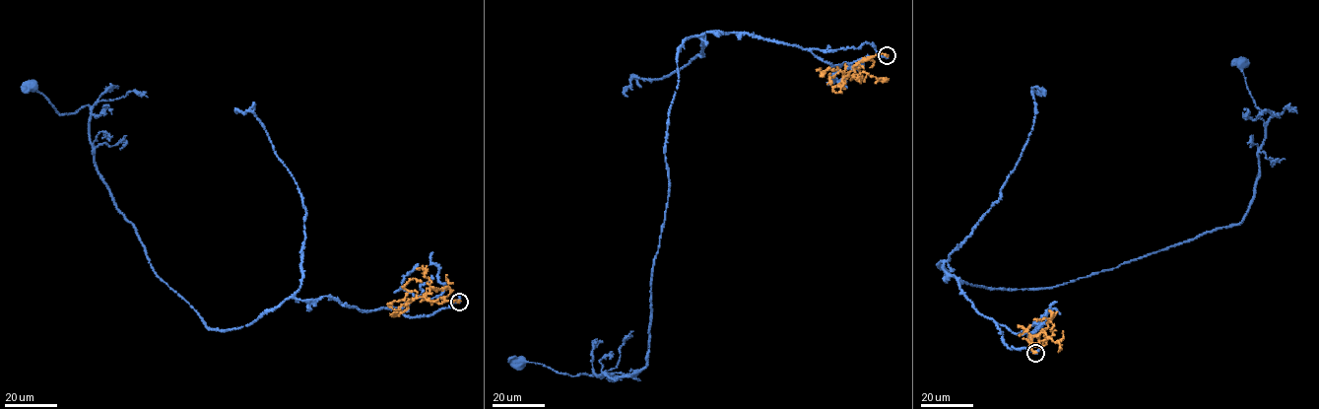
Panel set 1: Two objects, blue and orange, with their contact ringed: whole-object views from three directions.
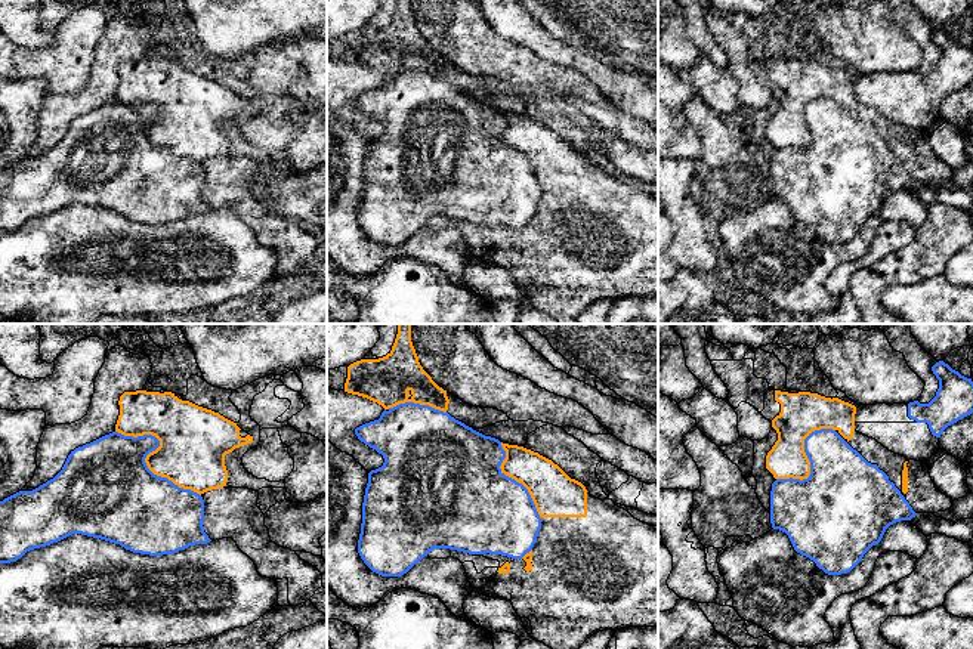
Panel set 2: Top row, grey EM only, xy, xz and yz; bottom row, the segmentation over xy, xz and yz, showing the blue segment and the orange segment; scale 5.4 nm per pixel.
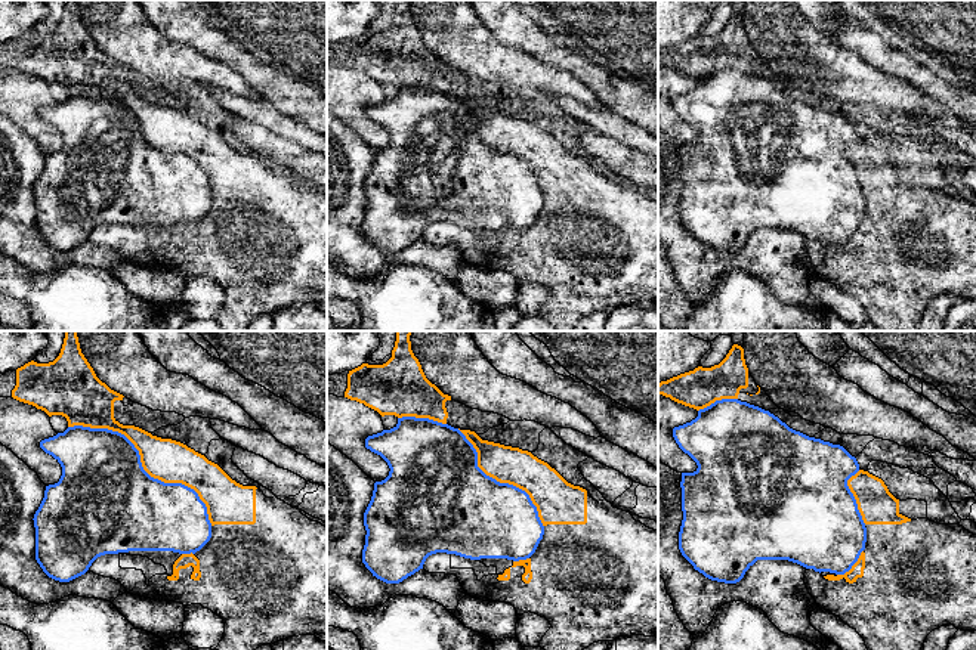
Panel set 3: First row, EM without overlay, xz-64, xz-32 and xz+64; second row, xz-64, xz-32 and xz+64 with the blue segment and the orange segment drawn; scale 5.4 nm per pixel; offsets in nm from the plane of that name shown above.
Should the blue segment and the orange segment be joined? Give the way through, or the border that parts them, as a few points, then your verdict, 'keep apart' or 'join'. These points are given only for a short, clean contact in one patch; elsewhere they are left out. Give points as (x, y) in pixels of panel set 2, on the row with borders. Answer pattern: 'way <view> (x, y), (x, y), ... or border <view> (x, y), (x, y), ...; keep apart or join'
keep apart

